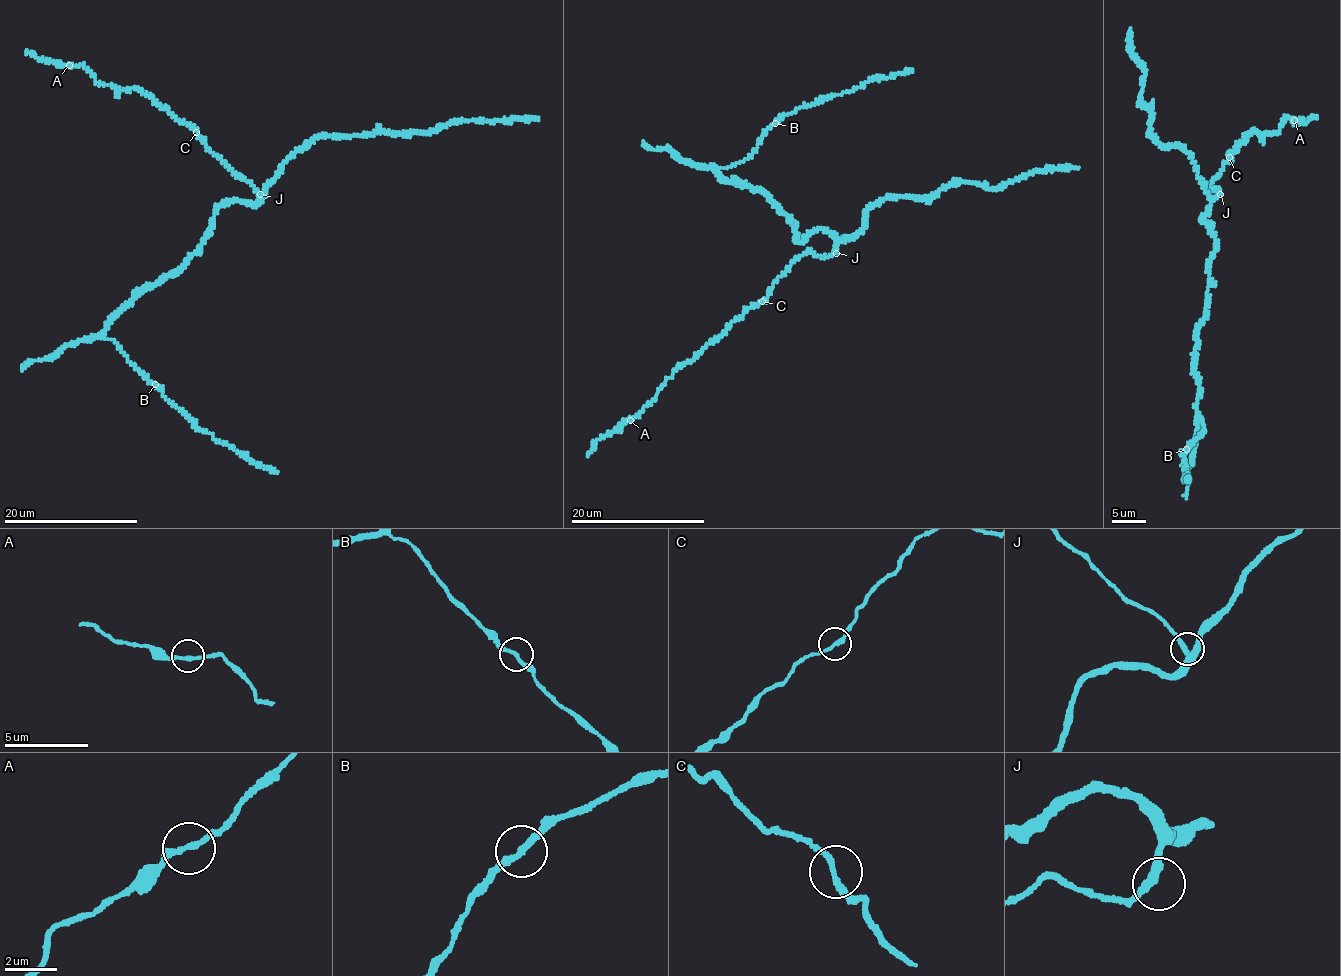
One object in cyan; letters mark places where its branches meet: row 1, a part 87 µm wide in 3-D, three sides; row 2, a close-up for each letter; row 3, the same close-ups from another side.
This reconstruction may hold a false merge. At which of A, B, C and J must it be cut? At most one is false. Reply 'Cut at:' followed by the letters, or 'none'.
Cut at: none

